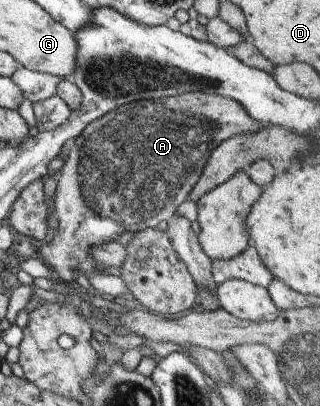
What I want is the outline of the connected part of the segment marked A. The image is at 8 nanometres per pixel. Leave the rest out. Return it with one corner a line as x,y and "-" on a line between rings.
202,92
127,103
92,120
72,140
67,160
56,174
53,214
58,229
42,242
40,260
47,260
63,280
71,278
75,270
91,274
103,269
89,256
89,247
115,241
125,230
133,233
169,221
197,182
210,152
228,138
255,134
260,124
233,99

